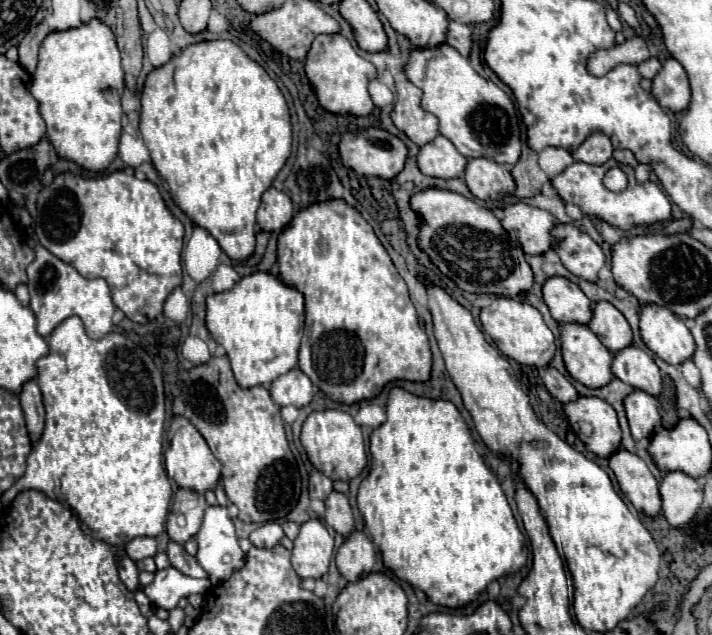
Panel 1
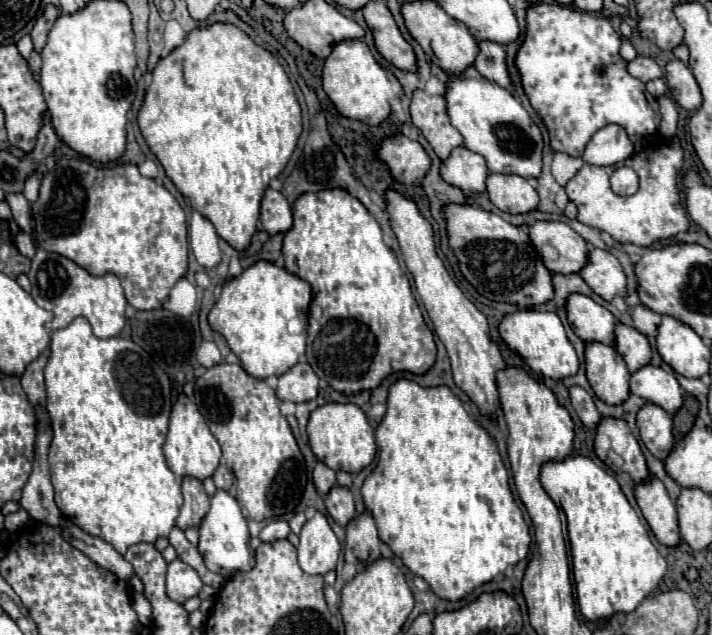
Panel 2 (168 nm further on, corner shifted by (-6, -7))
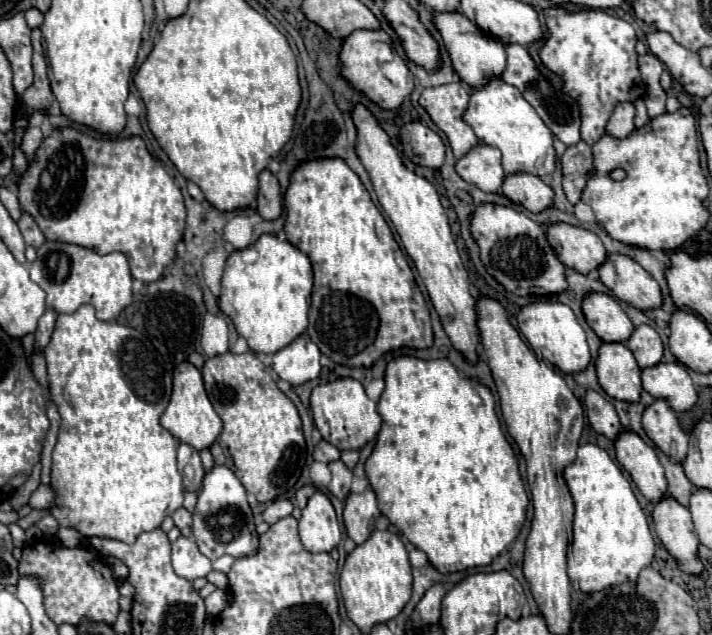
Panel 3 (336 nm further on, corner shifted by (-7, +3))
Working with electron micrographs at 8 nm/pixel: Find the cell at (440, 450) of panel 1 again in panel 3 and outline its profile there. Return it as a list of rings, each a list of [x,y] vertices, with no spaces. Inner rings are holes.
[[[403,355],[403,357],[395,357],[393,361],[389,361],[389,365],[385,369],[385,391],[383,391],[383,397],[379,399],[379,403],[377,403],[377,411],[383,419],[383,427],[377,435],[377,443],[375,443],[375,449],[373,449],[371,457],[365,461],[365,473],[367,473],[367,479],[371,483],[371,489],[377,495],[381,513],[389,519],[389,523],[409,543],[413,543],[417,549],[421,549],[429,557],[429,563],[439,573],[457,573],[457,571],[489,565],[519,535],[519,531],[525,523],[525,509],[527,509],[527,503],[529,503],[523,481],[521,481],[521,475],[519,475],[519,469],[517,469],[515,453],[513,453],[509,441],[505,439],[505,435],[501,431],[501,423],[499,423],[497,413],[495,413],[495,401],[493,401],[491,391],[487,387],[483,387],[477,379],[459,377],[459,371],[447,359],[421,361],[421,359]]]

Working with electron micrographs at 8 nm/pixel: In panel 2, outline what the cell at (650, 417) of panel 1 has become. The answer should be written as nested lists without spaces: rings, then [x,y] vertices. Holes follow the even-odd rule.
[[[646,403],[636,417],[636,425],[640,429],[640,437],[646,449],[658,457],[666,459],[672,451],[674,437],[672,437],[672,415],[654,403]]]

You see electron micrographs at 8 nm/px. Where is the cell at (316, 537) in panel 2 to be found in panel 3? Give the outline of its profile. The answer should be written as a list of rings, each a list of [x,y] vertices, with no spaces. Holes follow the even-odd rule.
[[[315,491],[299,519],[299,537],[309,553],[329,553],[341,541],[341,529],[331,501]]]

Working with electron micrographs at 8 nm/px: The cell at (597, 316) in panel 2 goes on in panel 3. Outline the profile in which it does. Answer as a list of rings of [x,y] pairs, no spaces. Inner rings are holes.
[[[587,293],[581,303],[587,325],[601,341],[625,343],[633,333],[633,323],[609,293]]]

